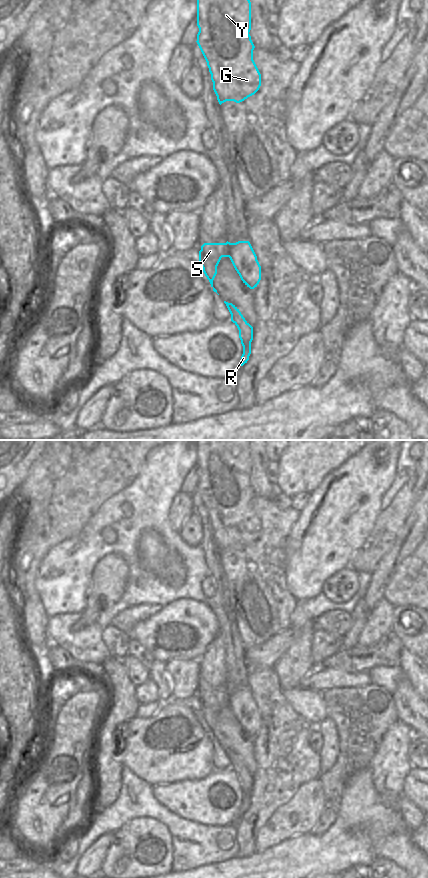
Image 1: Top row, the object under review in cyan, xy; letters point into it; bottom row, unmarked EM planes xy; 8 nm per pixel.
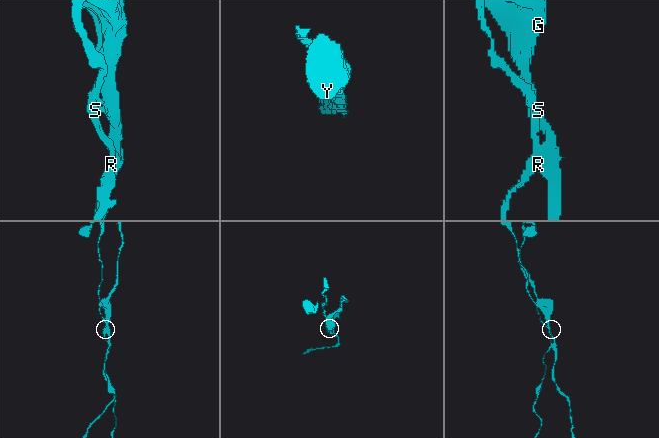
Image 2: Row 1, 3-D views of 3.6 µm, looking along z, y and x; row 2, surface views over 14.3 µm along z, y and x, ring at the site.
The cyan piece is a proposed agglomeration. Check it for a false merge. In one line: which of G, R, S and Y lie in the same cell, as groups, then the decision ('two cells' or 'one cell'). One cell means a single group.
groups G Y / R S; two cells

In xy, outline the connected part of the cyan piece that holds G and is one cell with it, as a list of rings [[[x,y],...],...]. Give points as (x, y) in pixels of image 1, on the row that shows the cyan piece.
[[[197,0],[197,44],[207,62],[213,90],[219,104],[226,101],[240,103],[254,95],[261,86],[261,74],[253,60],[255,48],[251,36],[251,2],[250,0]]]

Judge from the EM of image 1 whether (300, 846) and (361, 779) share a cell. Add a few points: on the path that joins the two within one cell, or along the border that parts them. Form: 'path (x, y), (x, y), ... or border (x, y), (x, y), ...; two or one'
path (322, 846), (359, 810), (359, 801); one

